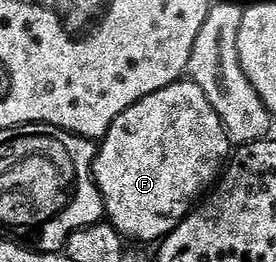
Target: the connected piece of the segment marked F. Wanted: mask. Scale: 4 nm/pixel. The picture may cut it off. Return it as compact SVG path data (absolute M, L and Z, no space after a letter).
M181 80L138 100L138 104L126 108L122 116L112 121L106 136L99 139L92 174L104 197L104 212L112 227L125 240L156 244L182 224L201 195L221 177L229 157L226 128L205 92L194 81Z

